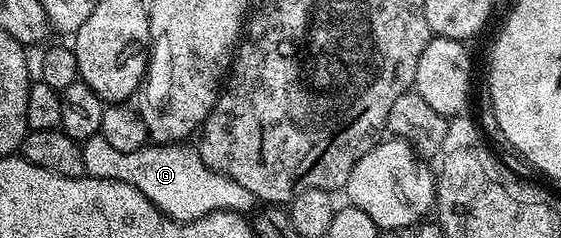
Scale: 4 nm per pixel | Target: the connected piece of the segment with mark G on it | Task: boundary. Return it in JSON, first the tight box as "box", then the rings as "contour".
{"box":[81,136,257,222],"contour":[[[98,136],[84,139],[81,151],[88,177],[110,178],[133,185],[172,220],[191,222],[217,210],[249,214],[257,206],[253,193],[226,174],[207,168],[200,154],[189,144],[146,144],[135,152],[119,152]]]}

